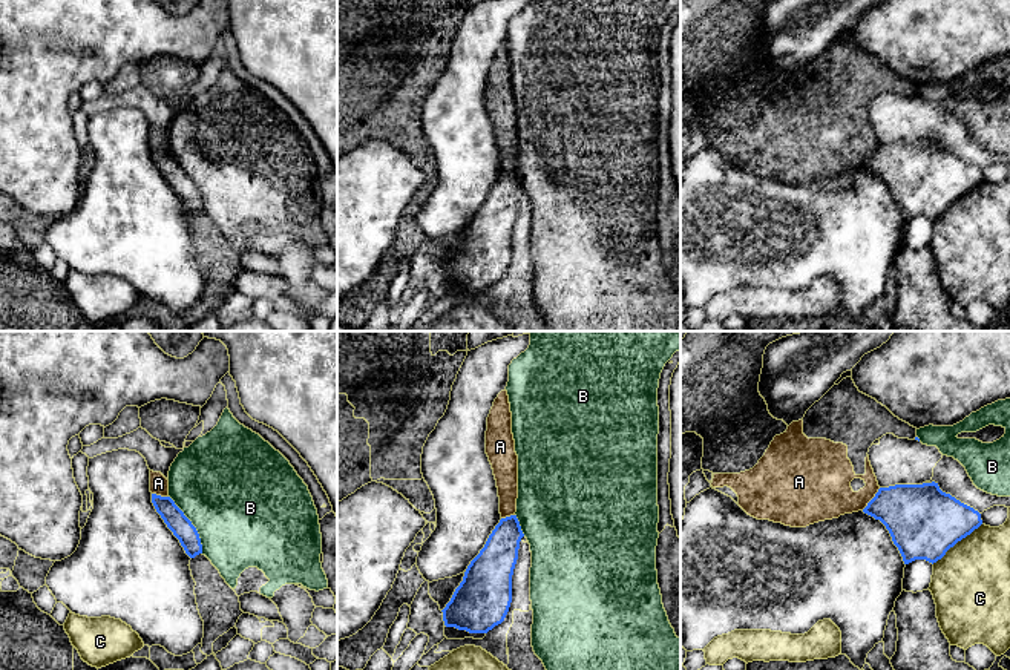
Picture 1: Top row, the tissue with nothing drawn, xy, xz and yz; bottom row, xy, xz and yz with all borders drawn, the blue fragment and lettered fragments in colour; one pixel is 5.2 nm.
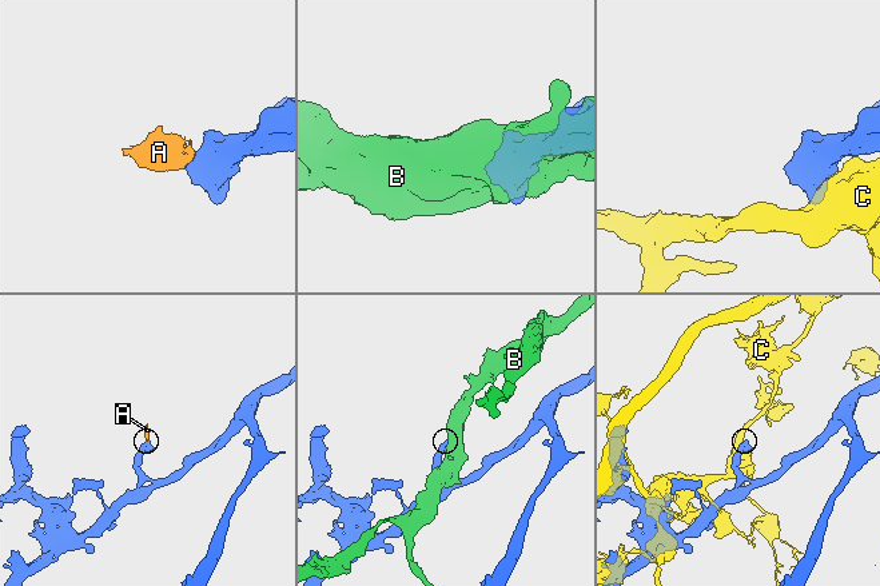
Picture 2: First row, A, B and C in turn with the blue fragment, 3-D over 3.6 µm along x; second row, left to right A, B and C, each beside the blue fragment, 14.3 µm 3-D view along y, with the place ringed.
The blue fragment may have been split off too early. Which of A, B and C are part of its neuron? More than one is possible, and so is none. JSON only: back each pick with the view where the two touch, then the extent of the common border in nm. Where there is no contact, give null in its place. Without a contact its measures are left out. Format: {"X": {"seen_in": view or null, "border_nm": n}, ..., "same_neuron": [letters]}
{"same_neuron": []}

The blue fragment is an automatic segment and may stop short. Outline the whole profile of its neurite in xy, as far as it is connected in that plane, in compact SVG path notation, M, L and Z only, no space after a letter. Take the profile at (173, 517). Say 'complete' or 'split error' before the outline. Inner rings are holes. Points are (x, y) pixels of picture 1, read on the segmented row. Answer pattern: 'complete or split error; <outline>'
complete; M152 494L152 503L156 512L167 524L167 527L179 540L185 553L190 558L195 558L196 555L202 553L202 544L196 527L184 515L184 512L175 504L175 501L170 497L161 497Z

